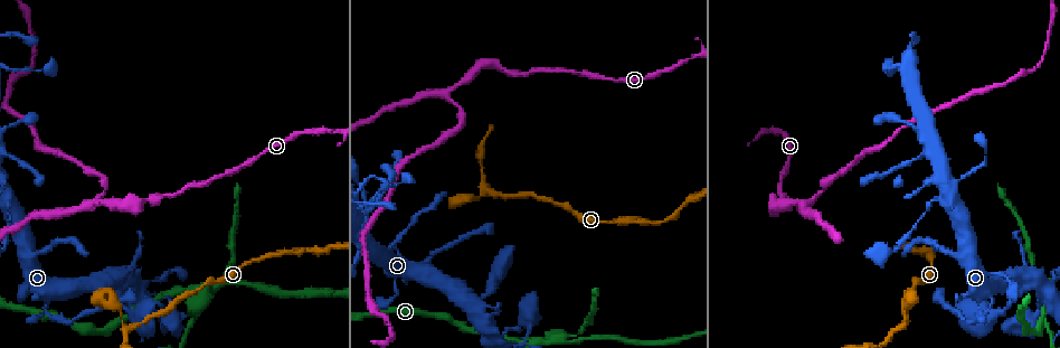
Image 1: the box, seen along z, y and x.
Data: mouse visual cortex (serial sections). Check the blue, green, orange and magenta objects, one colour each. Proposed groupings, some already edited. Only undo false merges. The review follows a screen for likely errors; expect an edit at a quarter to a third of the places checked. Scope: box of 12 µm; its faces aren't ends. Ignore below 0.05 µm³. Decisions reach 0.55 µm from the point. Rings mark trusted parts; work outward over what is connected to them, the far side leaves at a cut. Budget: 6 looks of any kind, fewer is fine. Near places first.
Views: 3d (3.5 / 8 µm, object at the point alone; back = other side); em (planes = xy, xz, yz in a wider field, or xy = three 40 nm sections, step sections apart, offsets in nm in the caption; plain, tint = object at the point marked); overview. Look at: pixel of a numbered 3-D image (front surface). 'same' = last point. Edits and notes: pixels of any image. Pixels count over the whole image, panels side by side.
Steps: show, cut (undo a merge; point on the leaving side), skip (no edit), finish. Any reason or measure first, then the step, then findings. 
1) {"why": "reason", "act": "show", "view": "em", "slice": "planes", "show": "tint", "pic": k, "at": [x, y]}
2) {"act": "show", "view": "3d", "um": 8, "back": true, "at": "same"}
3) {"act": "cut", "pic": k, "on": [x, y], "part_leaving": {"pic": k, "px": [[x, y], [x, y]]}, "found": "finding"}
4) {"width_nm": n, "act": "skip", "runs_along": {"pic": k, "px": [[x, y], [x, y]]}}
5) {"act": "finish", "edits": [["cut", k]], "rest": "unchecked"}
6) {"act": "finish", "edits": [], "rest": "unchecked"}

{"why": "four arms meet", "act": "show", "view": "3d", "um": 8, "pic": 1, "at": [11, 196]}

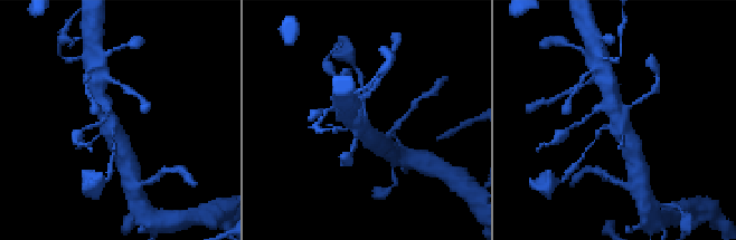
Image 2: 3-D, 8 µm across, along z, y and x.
{"arms": 4, "arm_widths_nm": [100, 200, 500, 600], "act": "show", "view": "em", "slice": "planes", "show": "tint", "pic": 2, "at": [364, 115]}

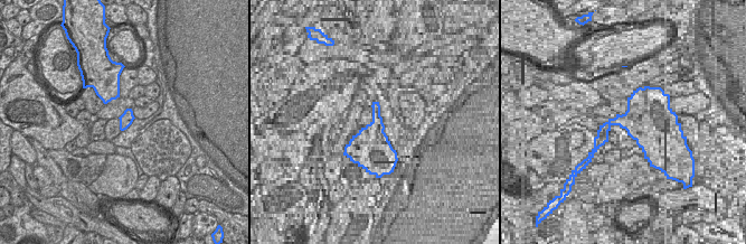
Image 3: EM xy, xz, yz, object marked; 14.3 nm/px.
{"act": "skip", "runs_along": {"pic": 2, "px": [[369, 136], [361, 127], [364, 94]]}, "found": "all the same cell"}

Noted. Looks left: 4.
{"why": "sharp bend", "act": "show", "view": "3d", "um": 3.5, "pic": 1, "at": [980, 310]}

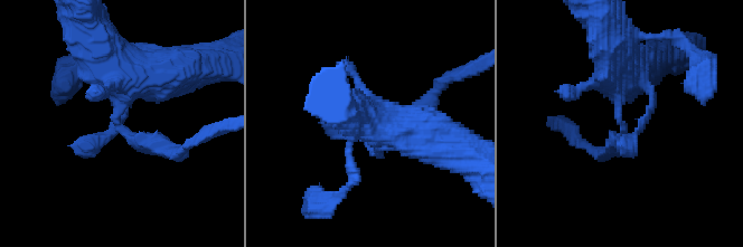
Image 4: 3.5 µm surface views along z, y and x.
{"arm_widths_nm": [250, 600], "act": "show", "view": "em", "slice": "xy", "step": 1, "show": "tint", "pic": 4, "at": [625, 127]}

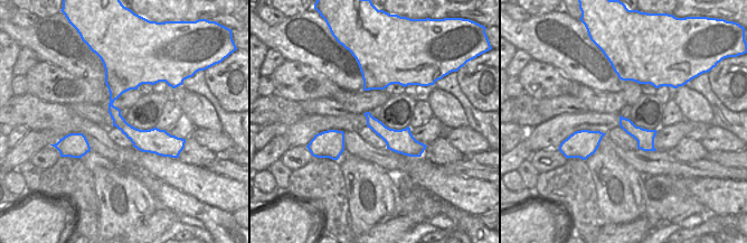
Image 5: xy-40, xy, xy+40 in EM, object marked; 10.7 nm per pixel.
{"act": "skip", "runs_along": {"pic": 5, "px": [[117, 73], [116, 118], [160, 152]]}, "found": "all the same cell"}

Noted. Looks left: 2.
{"why": "narrows sharply", "act": "show", "view": "3d", "um": 3.5, "pic": 1, "at": [221, 284]}

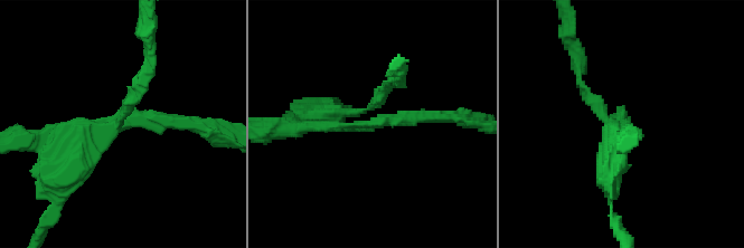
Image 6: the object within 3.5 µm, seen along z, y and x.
{"arm_widths_nm": [150, 350], "why": "need the tissue", "act": "show", "view": "em", "slice": "xy", "step": 2, "show": "tint", "pic": 6, "at": [117, 119]}

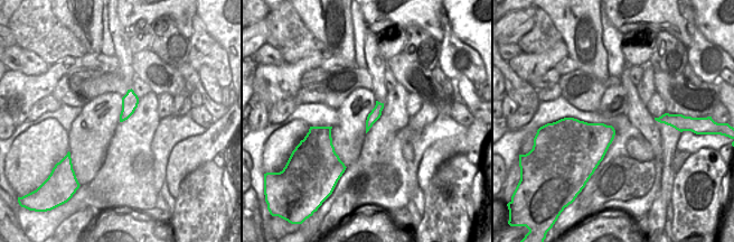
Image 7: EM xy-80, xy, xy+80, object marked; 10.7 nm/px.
{"act": "cut", "pic": 6, "on": [47, 186], "found": "two cells meet here"}

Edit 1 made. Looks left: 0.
{"act": "finish", "edits": [["cut", 6]], "rest": "unchecked"}

